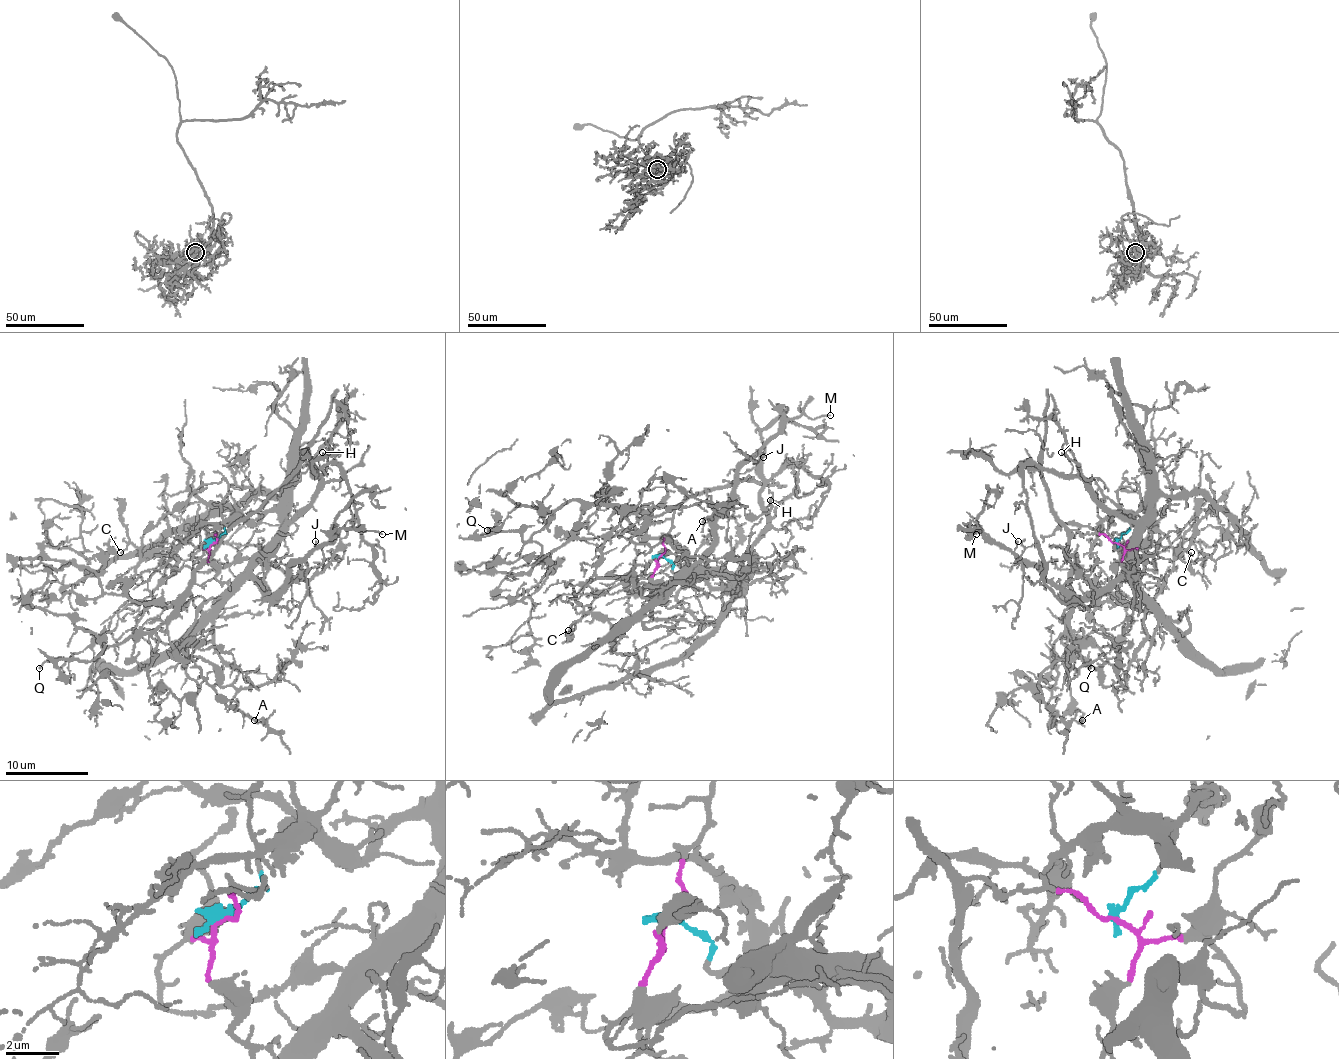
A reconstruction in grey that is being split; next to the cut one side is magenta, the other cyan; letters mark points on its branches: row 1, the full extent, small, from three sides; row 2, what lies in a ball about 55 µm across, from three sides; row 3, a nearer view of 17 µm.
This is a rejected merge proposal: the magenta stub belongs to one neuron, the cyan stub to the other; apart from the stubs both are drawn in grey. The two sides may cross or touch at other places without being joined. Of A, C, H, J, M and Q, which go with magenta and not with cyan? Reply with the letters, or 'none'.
A, C, Q

